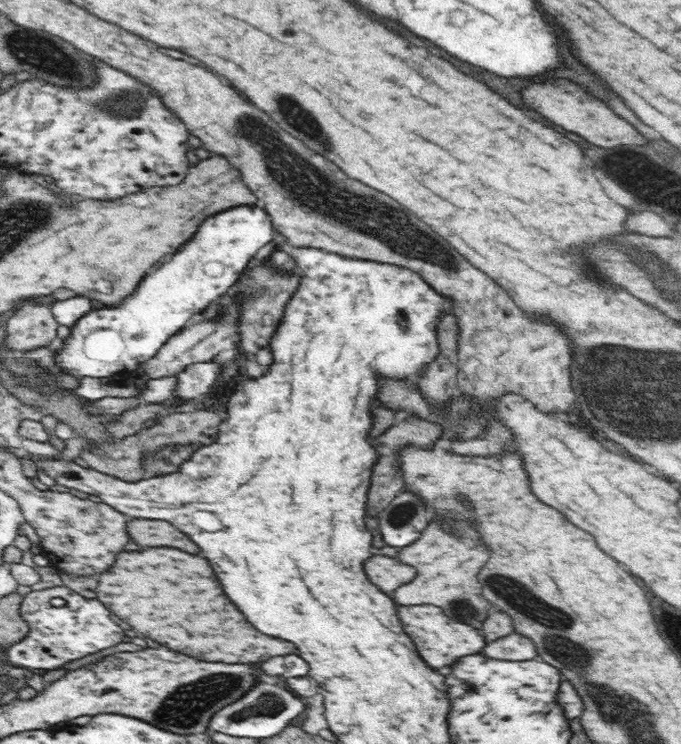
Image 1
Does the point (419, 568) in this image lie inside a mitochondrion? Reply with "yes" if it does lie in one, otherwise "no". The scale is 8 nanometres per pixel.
no

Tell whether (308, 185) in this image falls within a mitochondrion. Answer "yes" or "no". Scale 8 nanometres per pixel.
yes

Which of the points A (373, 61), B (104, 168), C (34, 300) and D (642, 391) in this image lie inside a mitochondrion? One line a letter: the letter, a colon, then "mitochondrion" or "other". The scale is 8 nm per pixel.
A: other
B: other
C: other
D: mitochondrion

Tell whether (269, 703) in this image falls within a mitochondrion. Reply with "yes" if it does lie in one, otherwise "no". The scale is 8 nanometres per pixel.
yes

